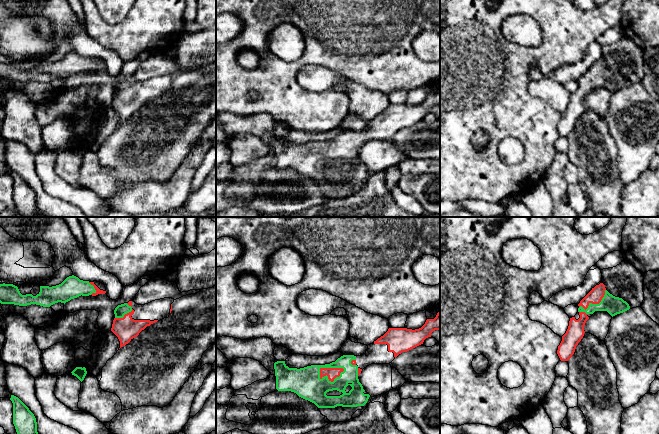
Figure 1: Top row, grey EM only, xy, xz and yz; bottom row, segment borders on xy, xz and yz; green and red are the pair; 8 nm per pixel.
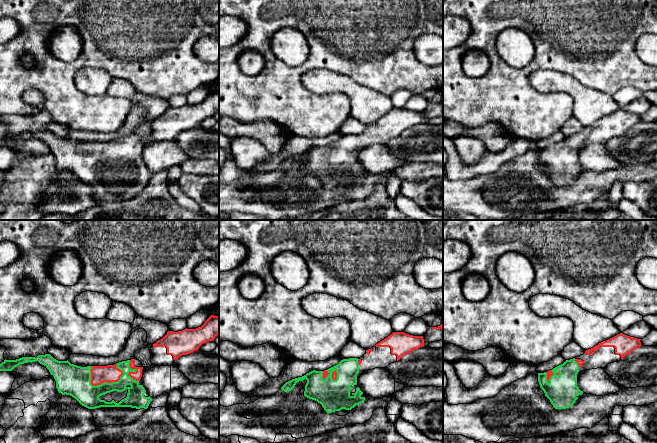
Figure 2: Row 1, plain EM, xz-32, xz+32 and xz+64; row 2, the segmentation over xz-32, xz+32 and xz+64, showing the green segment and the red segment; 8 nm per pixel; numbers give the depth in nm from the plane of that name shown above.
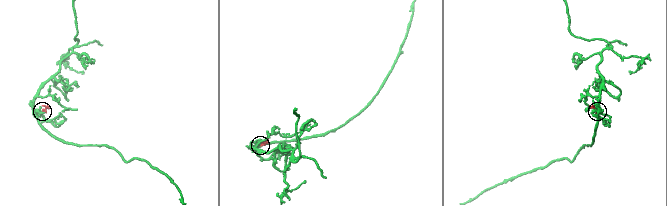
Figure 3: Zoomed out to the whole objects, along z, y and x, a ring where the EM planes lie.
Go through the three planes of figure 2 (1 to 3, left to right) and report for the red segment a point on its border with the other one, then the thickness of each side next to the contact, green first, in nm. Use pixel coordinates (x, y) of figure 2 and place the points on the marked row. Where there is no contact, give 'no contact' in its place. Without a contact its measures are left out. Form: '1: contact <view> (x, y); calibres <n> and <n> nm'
1: contact xz-32 (106, 382); calibres 240 and 140 nm
2: contact xz+32 (337, 375); calibres 260 and 50 nm
3: contact xz+64 (552, 375); calibres 240 and 50 nm

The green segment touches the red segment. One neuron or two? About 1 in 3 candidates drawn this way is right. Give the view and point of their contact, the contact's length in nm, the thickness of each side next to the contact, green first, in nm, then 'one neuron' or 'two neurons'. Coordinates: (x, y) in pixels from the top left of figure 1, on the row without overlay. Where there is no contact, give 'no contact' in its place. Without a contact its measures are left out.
xz (327, 143) | 220 nm | 240/90 nm | one neuron

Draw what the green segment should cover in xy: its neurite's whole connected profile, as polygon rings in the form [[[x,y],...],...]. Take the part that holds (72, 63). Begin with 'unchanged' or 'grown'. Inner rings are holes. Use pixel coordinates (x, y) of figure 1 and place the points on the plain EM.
grown | [[[72,51],[67,53],[61,60],[56,62],[40,62],[40,68],[33,72],[32,70],[22,71],[17,62],[13,60],[0,60],[0,79],[1,80],[14,80],[19,82],[27,82],[31,80],[40,81],[43,83],[50,83],[51,81],[61,78],[66,79],[71,75],[77,74],[79,72],[96,72],[98,70],[105,70],[106,67],[100,66],[94,58],[83,57],[78,53]]]

